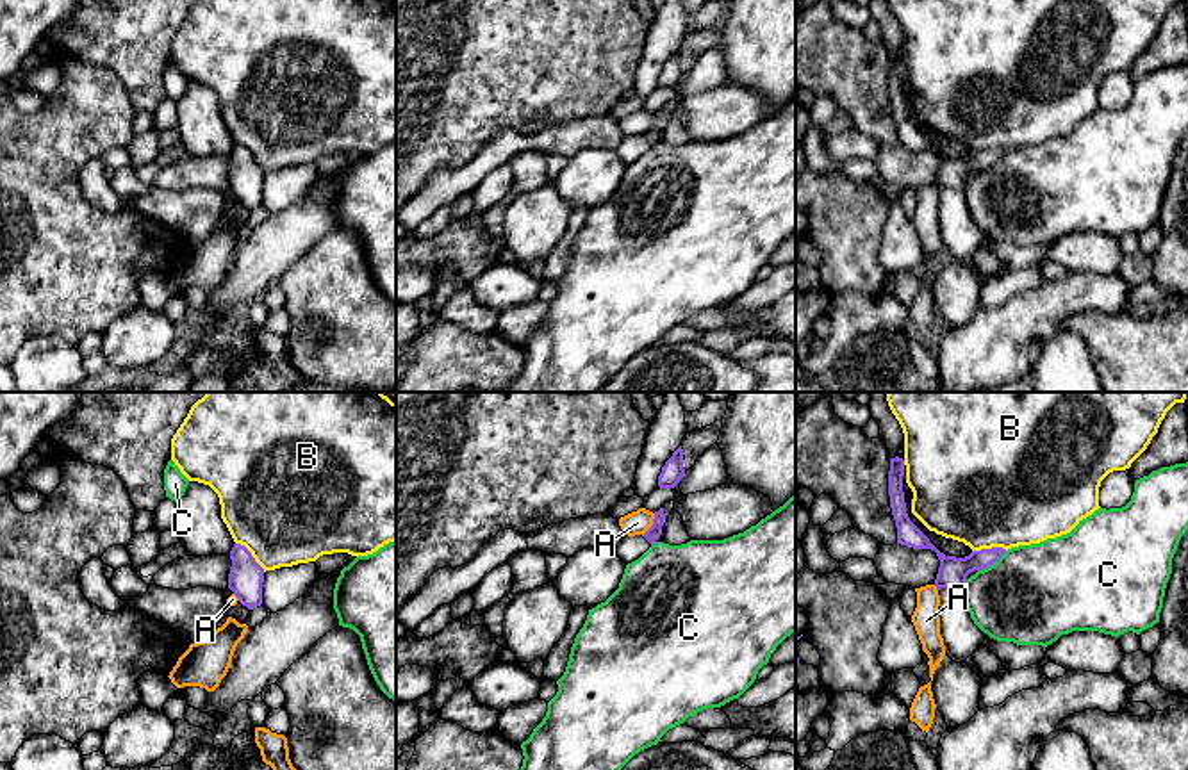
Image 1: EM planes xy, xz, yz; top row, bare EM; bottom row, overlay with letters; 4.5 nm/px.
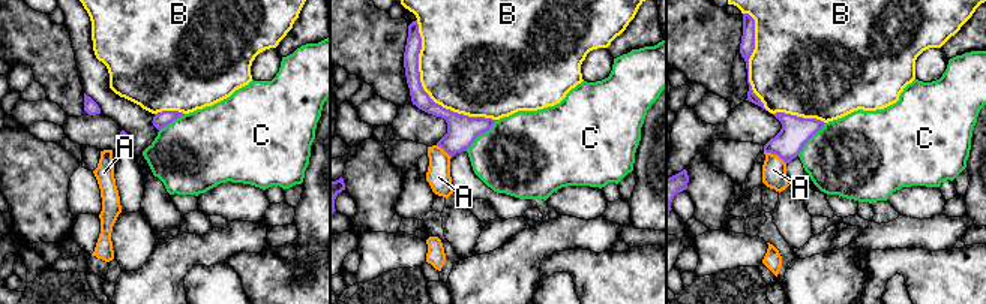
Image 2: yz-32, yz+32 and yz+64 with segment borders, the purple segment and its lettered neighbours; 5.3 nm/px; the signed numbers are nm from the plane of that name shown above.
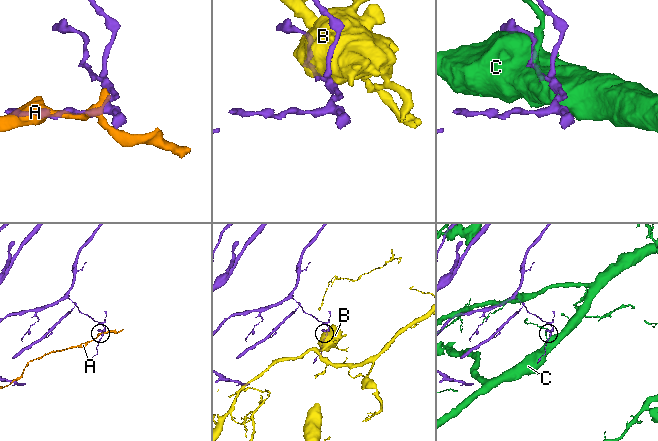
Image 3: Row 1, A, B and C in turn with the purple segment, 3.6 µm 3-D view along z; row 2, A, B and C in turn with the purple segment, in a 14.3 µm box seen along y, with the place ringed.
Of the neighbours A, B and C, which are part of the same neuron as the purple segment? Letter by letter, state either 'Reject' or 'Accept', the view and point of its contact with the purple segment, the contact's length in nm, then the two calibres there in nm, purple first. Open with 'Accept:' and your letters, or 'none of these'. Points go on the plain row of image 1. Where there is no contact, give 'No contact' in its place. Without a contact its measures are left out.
Accept: none of these
A: Reject. Touches purple at xz (653, 125). Shared border 120 nm. Thickness 70 nm (purple) against 110 nm
B: Reject. Touches purple at xy (250, 155). Shared border 190 nm. Thickness 160 nm (purple) against 480 nm
C: Reject. Touches purple at yz (992, 164). Shared border 160 nm. Thickness 130 nm (purple) against 440 nm

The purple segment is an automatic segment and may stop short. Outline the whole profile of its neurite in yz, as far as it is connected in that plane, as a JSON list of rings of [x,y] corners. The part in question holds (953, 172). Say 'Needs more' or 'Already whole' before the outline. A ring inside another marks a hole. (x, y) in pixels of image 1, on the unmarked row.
Already whole. [[[895,57],[890,59],[888,71],[888,96],[890,109],[897,128],[897,144],[913,150],[931,150],[940,160],[938,175],[935,180],[936,191],[940,189],[963,189],[967,176],[974,171],[983,171],[994,166],[1006,150],[992,148],[972,152],[965,159],[945,157],[940,153],[929,139],[910,121],[906,114],[904,93],[903,93],[904,61]]]

